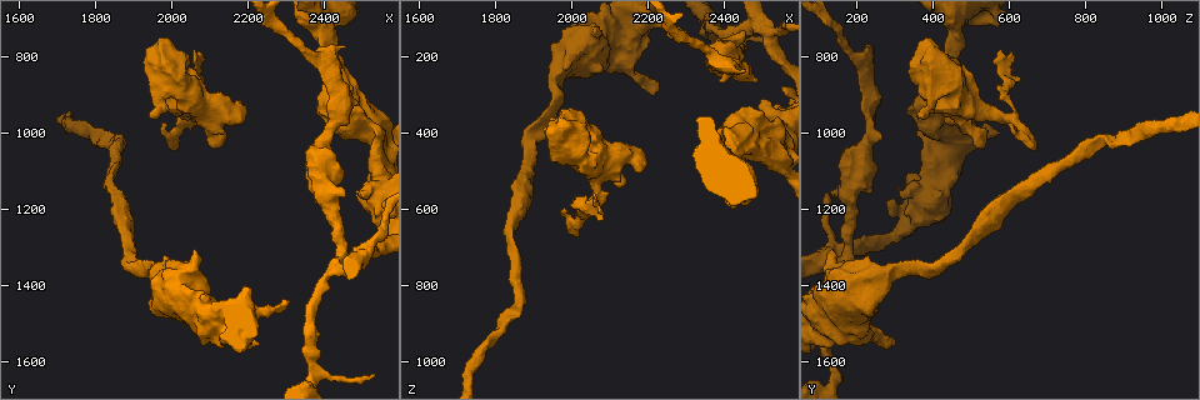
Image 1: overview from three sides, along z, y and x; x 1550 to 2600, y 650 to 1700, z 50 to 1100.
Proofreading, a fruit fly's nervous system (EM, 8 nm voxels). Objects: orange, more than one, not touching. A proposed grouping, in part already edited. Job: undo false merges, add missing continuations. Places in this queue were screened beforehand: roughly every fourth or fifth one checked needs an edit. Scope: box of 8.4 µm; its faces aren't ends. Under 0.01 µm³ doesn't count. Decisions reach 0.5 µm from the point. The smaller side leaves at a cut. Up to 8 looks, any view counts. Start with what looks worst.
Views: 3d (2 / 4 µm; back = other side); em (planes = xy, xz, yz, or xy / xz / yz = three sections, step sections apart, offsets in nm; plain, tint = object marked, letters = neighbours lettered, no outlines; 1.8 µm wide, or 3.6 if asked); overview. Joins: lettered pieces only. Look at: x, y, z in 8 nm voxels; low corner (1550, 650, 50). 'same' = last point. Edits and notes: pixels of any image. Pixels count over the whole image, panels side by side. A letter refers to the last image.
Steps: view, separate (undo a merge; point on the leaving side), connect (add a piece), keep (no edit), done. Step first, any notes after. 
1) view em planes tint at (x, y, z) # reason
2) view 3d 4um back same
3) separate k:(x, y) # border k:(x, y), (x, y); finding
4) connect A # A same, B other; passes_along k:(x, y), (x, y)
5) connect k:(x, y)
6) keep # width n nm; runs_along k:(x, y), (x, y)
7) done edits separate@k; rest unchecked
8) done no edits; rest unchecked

view 3d 4um at (1940, 945, 365) # free end

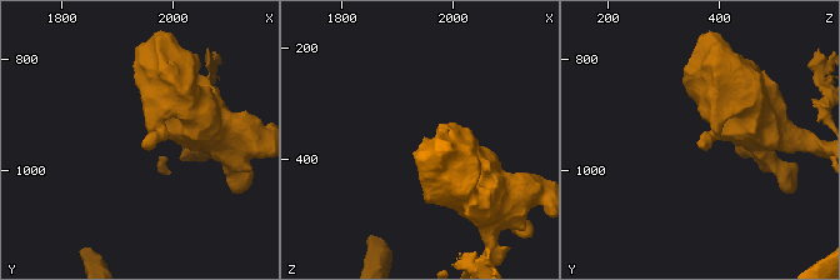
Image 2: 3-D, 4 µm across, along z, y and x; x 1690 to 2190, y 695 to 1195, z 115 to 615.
view em planes letters at (1940, 950, 360)

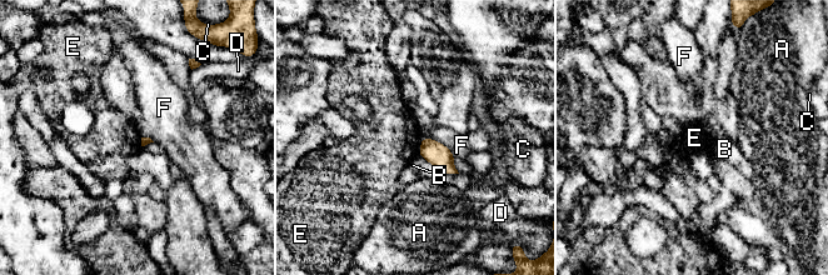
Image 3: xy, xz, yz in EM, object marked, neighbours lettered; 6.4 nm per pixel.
keep # A other, B other, C other, D other, E other, F other; border 3:(422, 139), (418, 153); no lettered piece goes on from it

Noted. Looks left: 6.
view em yz step 4 tint at (2080, 1475, 150) # thick turns thin

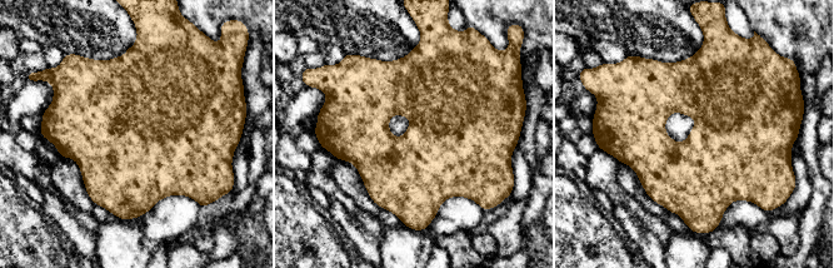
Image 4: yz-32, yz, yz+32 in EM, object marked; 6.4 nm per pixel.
view em planes tint same # another direction

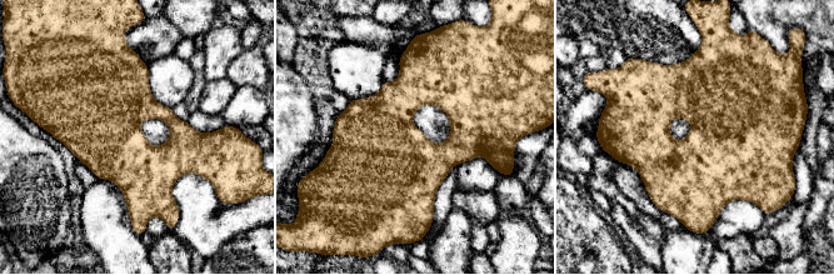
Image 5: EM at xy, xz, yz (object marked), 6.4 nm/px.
view em planes letters same

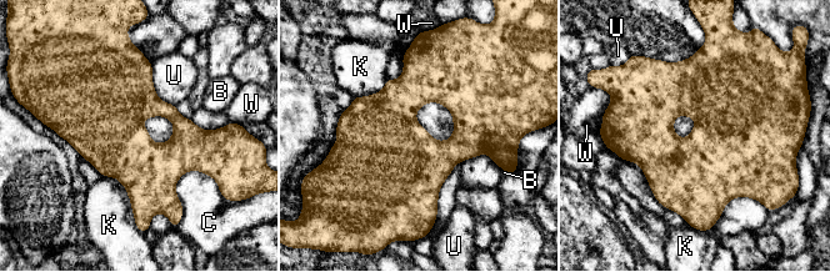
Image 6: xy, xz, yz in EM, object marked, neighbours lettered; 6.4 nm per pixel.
keep # B other, C other, K other, U other, W other; border 6:(150, 63), (155, 94), (175, 105); continuous, no second neuron

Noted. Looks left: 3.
view em 3.6um planes letters at (2520, 1310, 140) # four or more arms meet

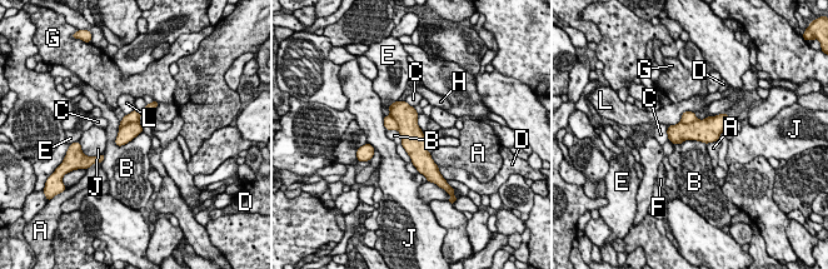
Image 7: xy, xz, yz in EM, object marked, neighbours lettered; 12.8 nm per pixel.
separate 7:(133, 116) # width 280 nm; A other, B other, C other, D other, E other, F other, G other, H other, J other, L other; border 7:(139, 121), (131, 121), (119, 129); a second neuron is stuck on

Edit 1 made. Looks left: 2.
done edits separate@7; rest unchecked

